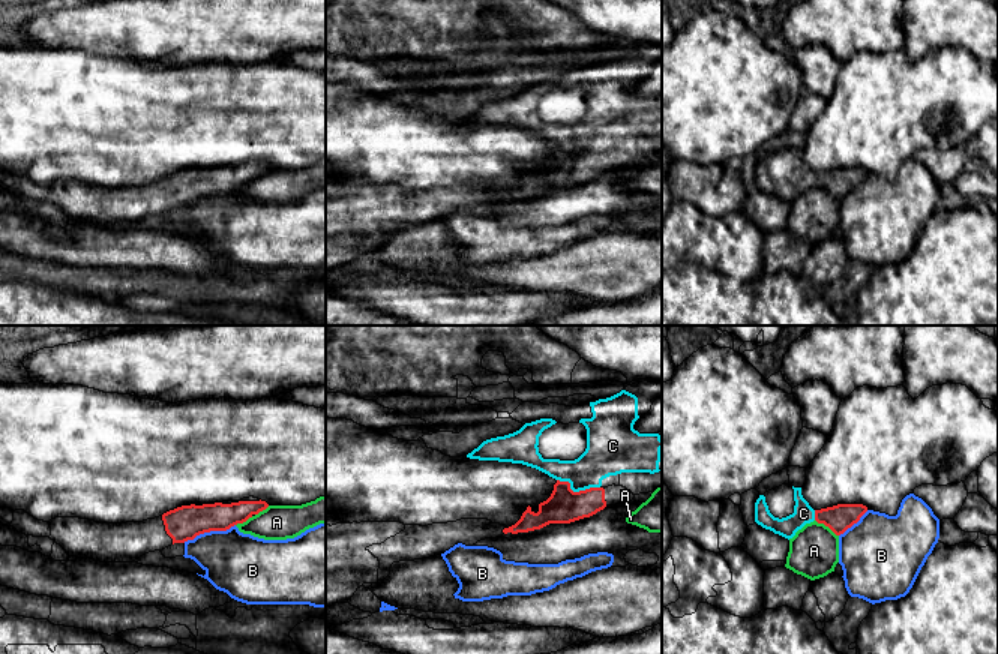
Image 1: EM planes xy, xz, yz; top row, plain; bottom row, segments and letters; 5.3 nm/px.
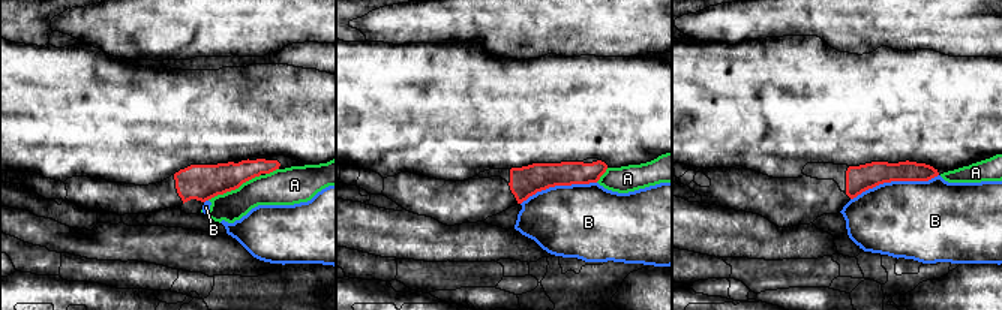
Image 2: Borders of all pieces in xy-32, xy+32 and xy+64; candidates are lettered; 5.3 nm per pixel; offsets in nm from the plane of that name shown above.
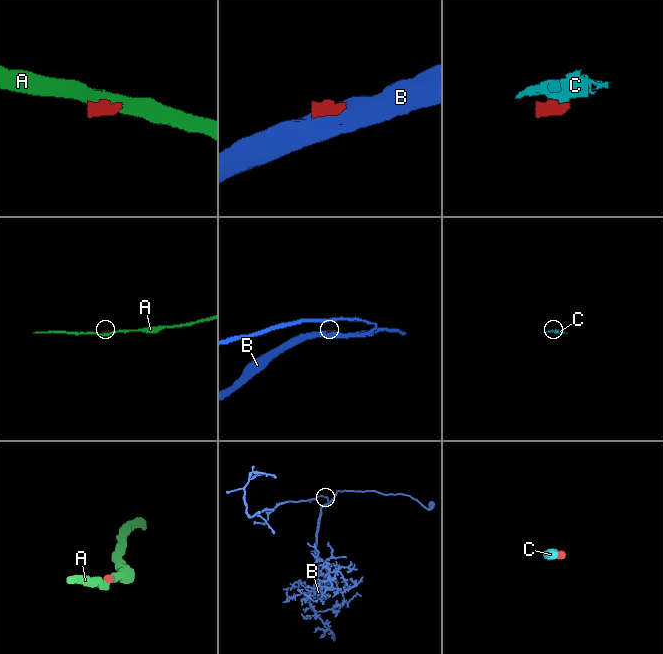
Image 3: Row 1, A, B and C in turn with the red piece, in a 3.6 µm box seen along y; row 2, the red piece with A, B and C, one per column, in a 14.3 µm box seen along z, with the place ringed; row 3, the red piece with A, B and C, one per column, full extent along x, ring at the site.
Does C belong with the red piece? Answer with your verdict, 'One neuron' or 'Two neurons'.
One neuron

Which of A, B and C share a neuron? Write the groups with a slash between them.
A / B / C

